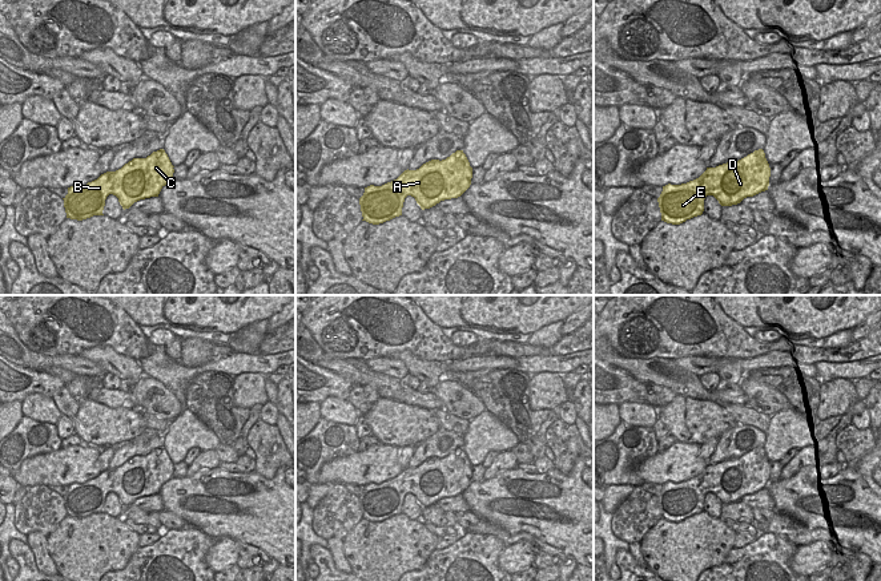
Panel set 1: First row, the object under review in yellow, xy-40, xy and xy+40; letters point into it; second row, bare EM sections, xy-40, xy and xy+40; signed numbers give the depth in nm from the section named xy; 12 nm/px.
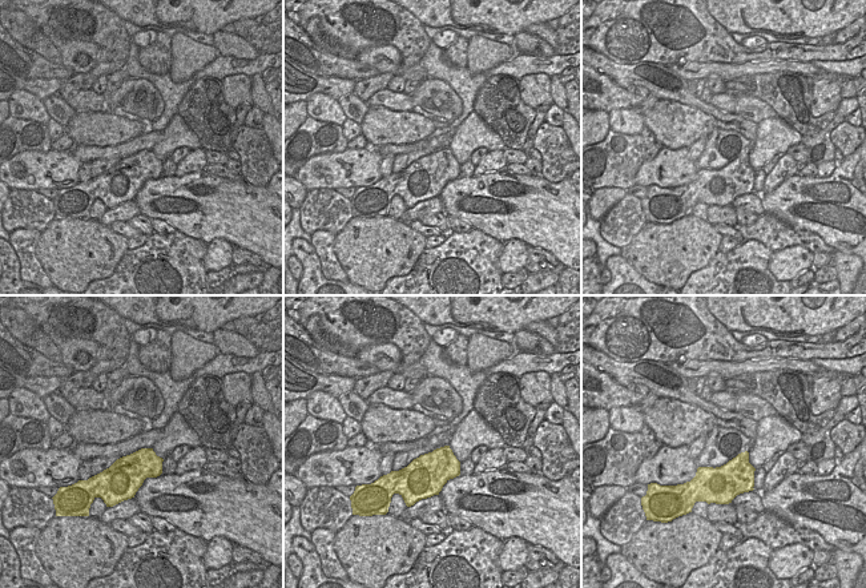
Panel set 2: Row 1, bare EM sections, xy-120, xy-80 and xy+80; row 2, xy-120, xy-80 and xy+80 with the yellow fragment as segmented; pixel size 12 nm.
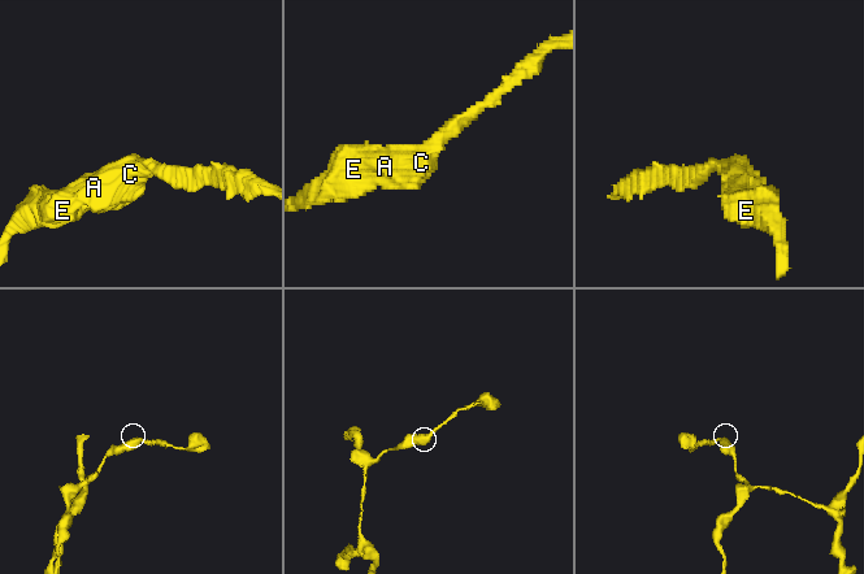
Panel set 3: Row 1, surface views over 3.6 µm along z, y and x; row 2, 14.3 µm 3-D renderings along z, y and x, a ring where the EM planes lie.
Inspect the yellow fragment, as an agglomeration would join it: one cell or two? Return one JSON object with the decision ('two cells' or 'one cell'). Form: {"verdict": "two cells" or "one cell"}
{"verdict": "one cell"}

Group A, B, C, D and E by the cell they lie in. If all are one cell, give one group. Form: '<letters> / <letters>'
A B C D E

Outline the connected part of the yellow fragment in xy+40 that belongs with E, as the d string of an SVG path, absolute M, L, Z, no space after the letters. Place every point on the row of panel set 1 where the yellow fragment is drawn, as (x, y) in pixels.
M763 149L739 161L729 161L707 170L696 179L681 185L665 185L657 198L661 221L680 225L701 215L704 199L713 195L721 206L740 203L768 190L771 168Z

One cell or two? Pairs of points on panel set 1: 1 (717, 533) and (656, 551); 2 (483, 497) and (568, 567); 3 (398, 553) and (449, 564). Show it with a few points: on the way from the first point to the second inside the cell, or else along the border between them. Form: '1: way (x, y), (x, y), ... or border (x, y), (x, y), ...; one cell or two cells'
1: way (703, 541), (683, 551), (671, 551); one cell
2: border (567, 556), (578, 564); two cells
3: border (435, 548), (422, 567); two cells

